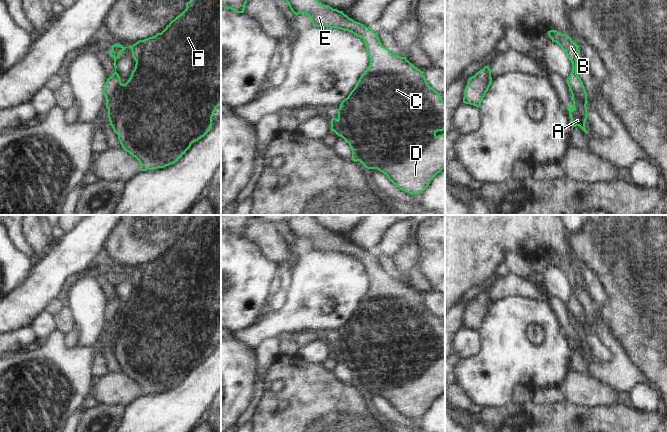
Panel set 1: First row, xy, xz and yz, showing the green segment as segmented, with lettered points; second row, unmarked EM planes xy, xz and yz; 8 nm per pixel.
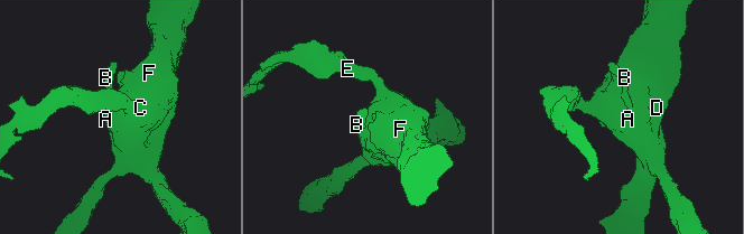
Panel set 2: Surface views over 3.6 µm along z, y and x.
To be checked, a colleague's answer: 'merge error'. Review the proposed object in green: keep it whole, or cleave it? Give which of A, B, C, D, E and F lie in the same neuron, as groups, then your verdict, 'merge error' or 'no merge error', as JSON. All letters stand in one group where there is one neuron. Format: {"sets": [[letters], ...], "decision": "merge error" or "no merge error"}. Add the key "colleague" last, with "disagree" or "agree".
{"sets": [["A", "C", "D", "E", "F"], ["B"]], "decision": "merge error", "colleague": "agree"}

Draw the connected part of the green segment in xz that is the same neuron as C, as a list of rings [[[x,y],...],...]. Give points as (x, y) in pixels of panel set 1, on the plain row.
[[[289,215],[285,224],[291,235],[311,242],[313,251],[330,251],[348,255],[363,263],[370,288],[359,302],[356,310],[338,333],[338,345],[331,349],[335,357],[342,361],[352,373],[354,386],[360,385],[367,393],[377,393],[388,401],[400,414],[411,419],[423,416],[431,404],[445,392],[445,326],[440,317],[430,311],[423,296],[410,287],[406,281],[394,279],[381,269],[380,263],[372,253],[354,245],[337,233],[319,226],[313,215]]]

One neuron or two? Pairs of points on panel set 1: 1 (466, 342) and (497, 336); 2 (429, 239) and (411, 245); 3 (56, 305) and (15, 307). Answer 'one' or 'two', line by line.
1: two
2: two
3: two

